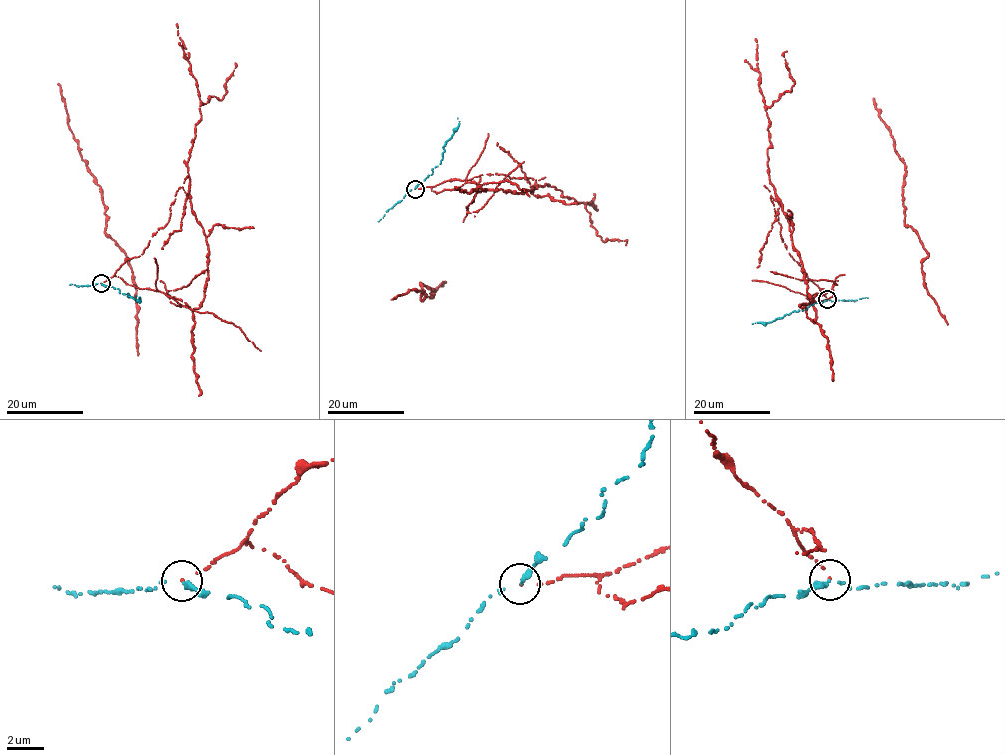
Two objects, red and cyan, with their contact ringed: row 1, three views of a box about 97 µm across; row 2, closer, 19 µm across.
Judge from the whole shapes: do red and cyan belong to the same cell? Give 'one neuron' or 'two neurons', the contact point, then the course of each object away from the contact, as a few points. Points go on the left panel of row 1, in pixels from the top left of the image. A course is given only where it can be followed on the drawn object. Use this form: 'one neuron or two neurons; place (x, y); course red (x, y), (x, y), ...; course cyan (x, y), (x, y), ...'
two neurons; place (101, 283); course red (100, 283), (114, 275), (191, 310), (204, 298), (208, 246), (191, 210), (188, 160), (200, 102), (176, 23); course cyan (101, 283), (137, 300), (140, 298), (135, 296)

